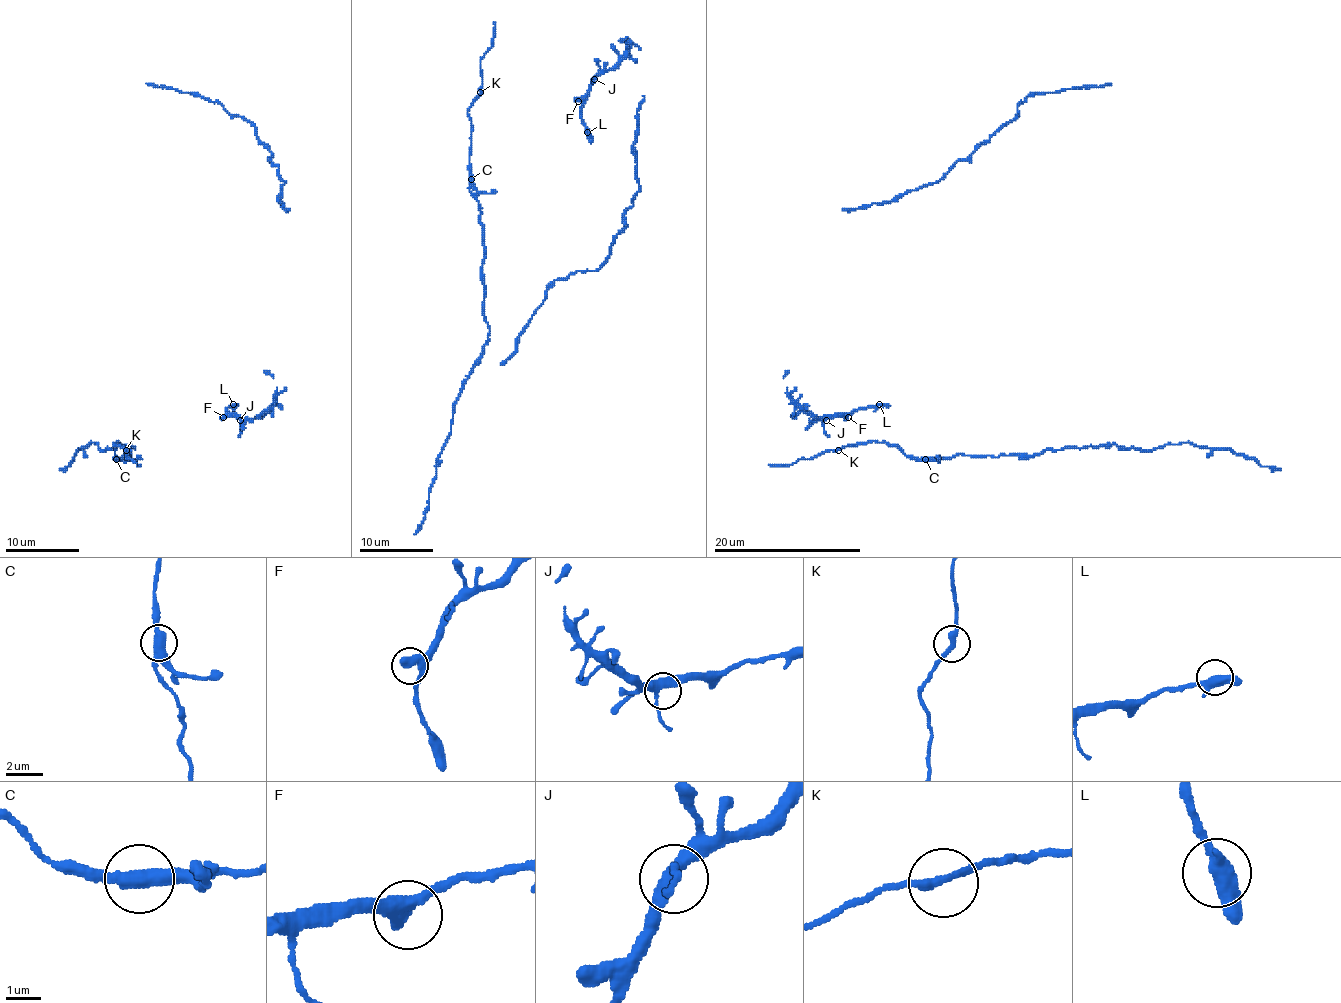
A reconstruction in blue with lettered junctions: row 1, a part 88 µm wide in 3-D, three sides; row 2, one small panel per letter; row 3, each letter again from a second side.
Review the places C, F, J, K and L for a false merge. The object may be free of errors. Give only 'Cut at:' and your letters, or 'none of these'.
Cut at: C

